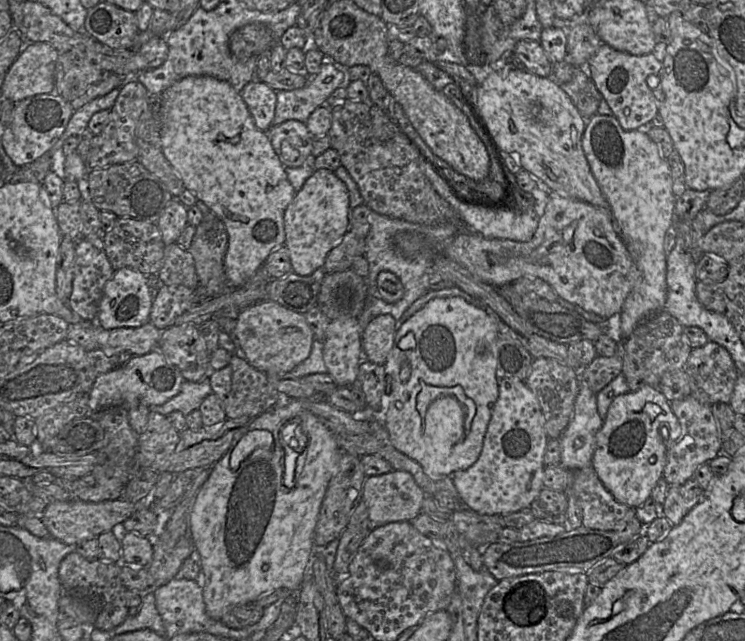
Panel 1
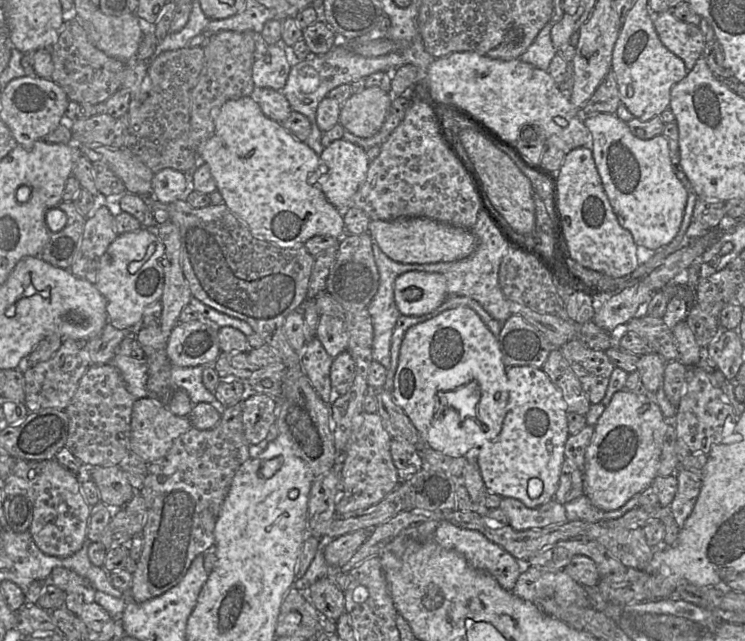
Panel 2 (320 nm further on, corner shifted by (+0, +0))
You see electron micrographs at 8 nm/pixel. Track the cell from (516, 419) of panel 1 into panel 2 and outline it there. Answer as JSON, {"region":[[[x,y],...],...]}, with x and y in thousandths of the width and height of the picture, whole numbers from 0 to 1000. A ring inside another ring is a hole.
{"region":[[[686,571],[679,576],[682,630],[670,680],[638,704],[639,721],[652,766],[674,777],[689,777],[706,791],[718,794],[744,780],[749,763],[754,724],[758,718],[758,691],[765,680],[761,660],[761,630],[753,608],[738,593],[728,574]]]}

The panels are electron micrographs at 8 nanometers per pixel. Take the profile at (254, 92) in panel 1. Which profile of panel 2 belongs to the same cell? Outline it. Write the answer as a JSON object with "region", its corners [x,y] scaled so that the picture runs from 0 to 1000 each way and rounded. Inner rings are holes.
{"region":[[[380,67],[360,70],[357,83],[342,92],[338,105],[338,123],[342,136],[379,140],[391,105]]]}

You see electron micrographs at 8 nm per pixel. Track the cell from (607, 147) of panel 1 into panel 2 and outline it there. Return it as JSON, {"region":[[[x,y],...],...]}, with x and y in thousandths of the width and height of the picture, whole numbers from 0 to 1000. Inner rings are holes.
{"region":[[[827,178],[784,181],[795,211],[796,246],[831,349],[843,359],[855,384],[883,390],[909,367],[918,335],[923,298],[909,278],[898,225],[890,211],[859,217]]]}

